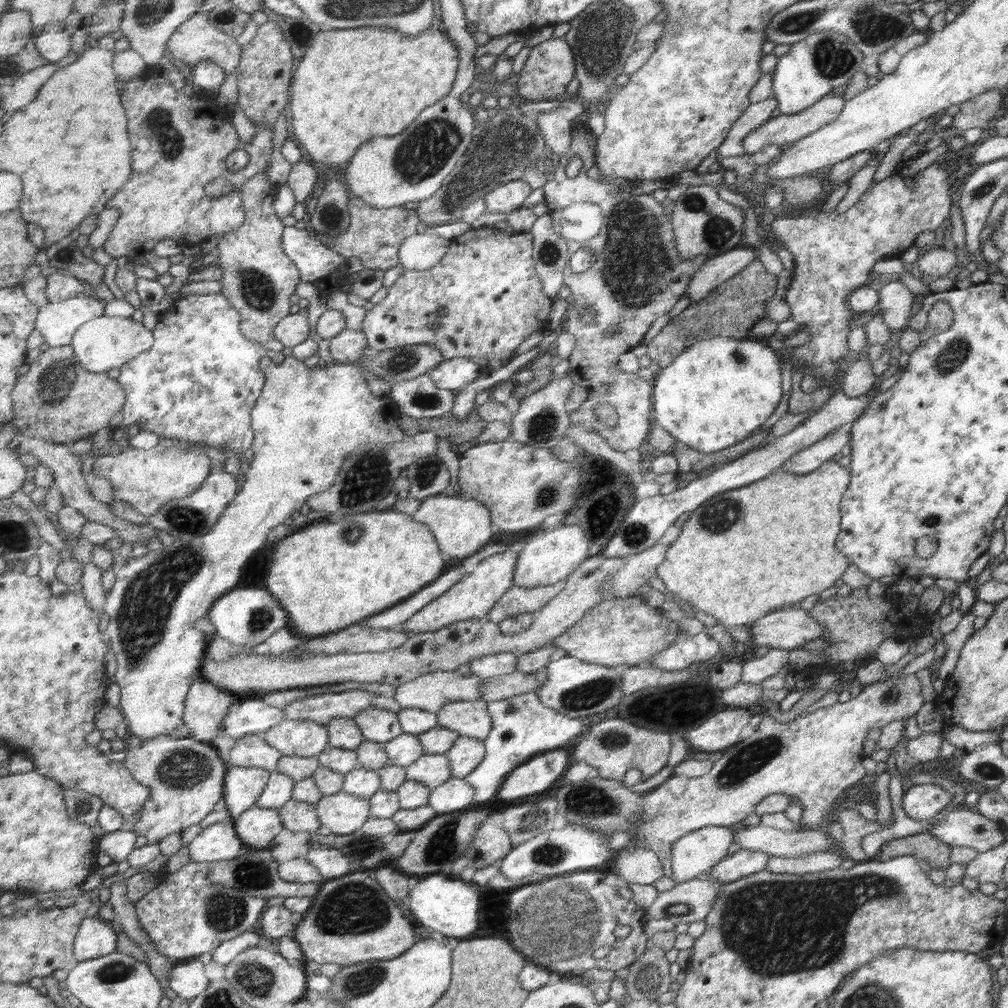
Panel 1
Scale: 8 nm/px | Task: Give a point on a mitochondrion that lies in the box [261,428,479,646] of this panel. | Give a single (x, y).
(369, 477)

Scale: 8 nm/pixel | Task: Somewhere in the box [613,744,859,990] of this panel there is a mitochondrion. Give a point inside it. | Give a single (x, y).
(677, 910)

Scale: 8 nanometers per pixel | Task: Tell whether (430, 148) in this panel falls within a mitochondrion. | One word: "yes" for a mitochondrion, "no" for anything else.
yes

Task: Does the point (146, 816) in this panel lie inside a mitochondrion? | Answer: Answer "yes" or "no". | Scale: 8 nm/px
no

